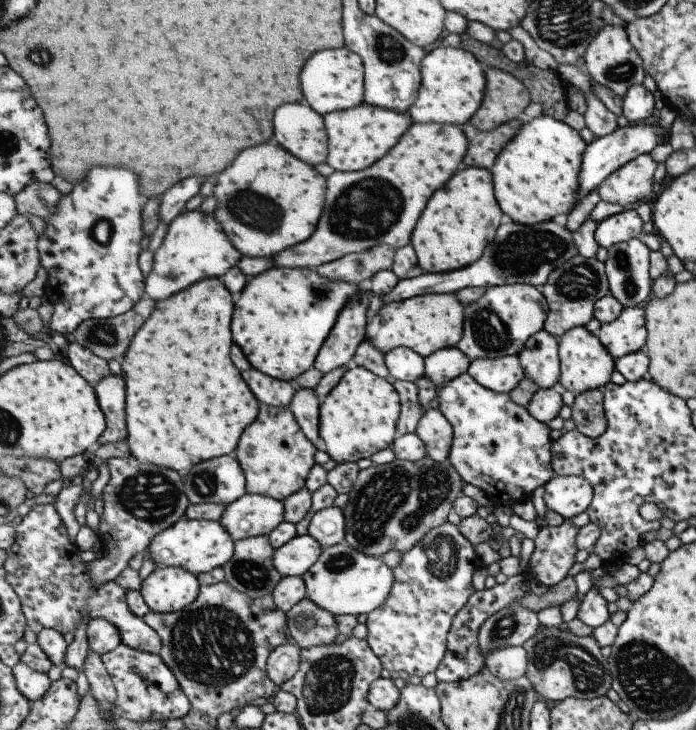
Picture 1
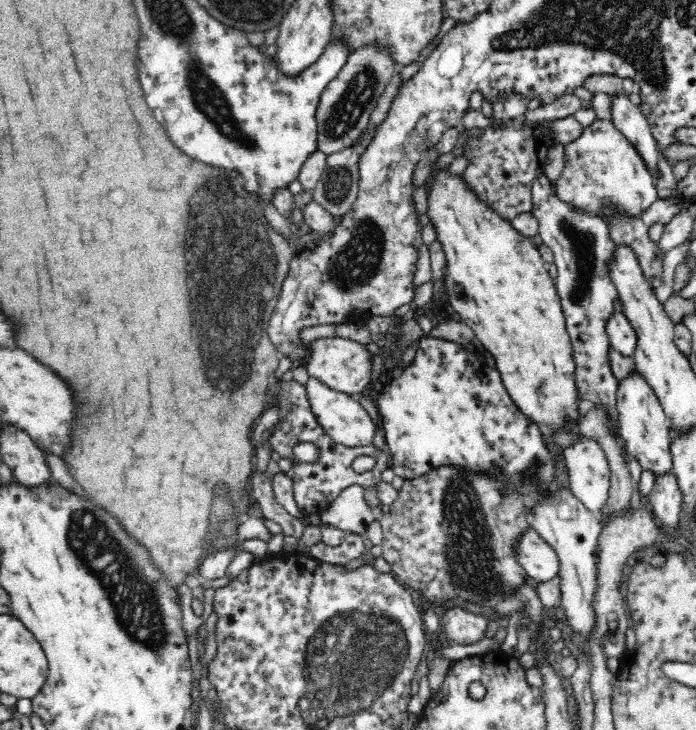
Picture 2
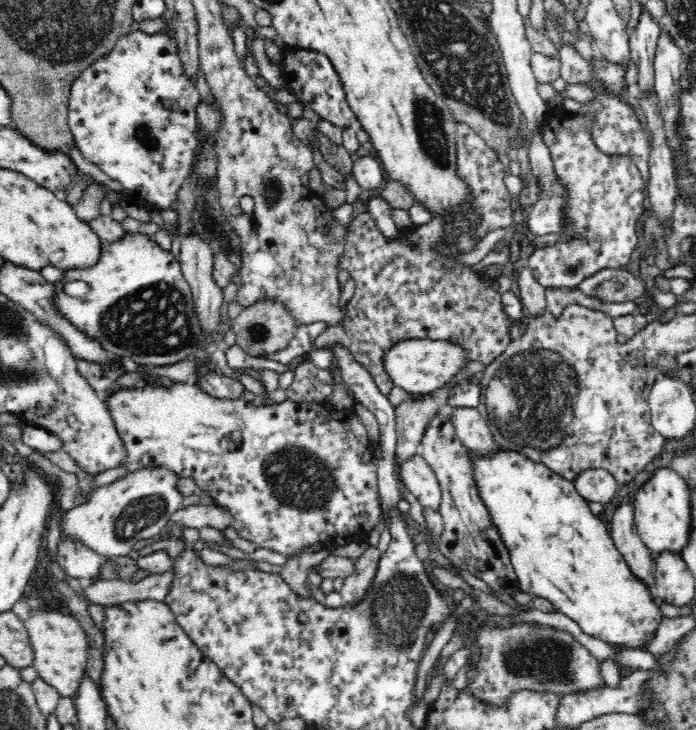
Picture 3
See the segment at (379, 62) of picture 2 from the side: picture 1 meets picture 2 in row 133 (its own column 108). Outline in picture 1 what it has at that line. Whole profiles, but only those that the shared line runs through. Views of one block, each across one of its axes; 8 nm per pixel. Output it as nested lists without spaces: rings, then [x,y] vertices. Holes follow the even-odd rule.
[[[145,296],[125,314],[107,319],[87,320],[81,327],[77,327],[75,332],[72,332],[69,342],[77,342],[77,344],[85,346],[87,350],[95,352],[97,356],[101,356],[101,358],[107,360],[116,360],[121,364],[124,361],[125,352],[129,350],[129,346],[131,346],[131,342],[135,338],[137,331],[153,316],[157,303],[153,298]]]

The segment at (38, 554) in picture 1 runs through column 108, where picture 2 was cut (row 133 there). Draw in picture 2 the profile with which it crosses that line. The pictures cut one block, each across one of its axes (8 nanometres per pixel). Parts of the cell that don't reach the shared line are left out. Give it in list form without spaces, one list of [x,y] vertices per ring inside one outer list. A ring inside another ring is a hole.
[[[599,120],[584,129],[584,132],[564,145],[564,170],[562,175],[551,183],[553,193],[564,203],[586,214],[600,217],[606,225],[626,219],[641,219],[642,214],[659,199],[656,185],[642,158],[634,147],[620,134],[610,121]]]

